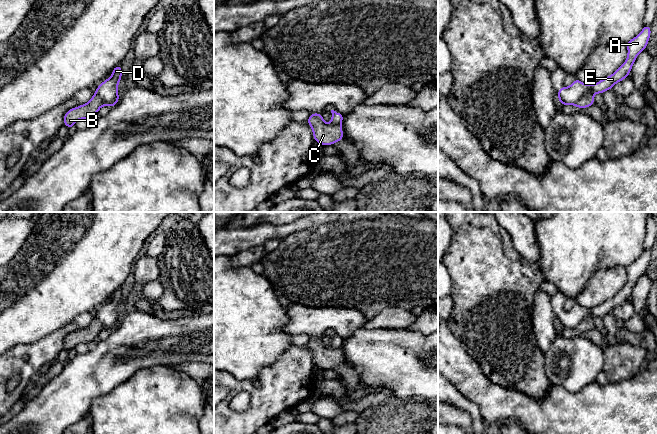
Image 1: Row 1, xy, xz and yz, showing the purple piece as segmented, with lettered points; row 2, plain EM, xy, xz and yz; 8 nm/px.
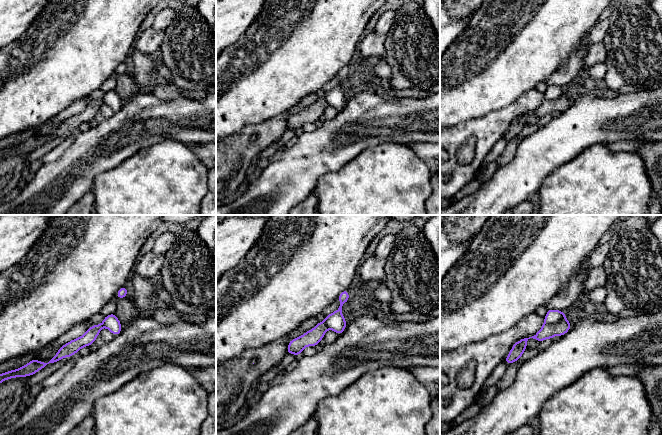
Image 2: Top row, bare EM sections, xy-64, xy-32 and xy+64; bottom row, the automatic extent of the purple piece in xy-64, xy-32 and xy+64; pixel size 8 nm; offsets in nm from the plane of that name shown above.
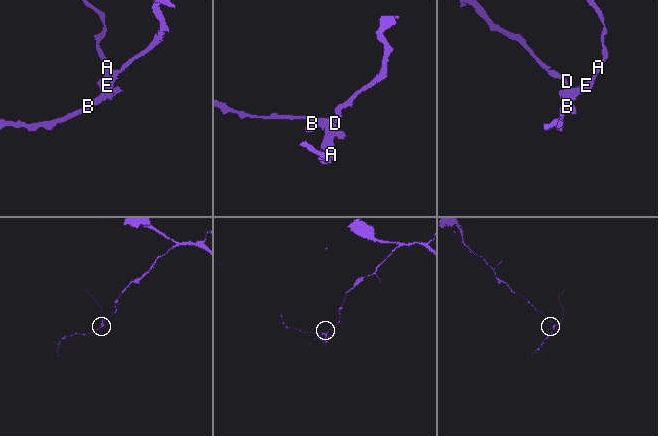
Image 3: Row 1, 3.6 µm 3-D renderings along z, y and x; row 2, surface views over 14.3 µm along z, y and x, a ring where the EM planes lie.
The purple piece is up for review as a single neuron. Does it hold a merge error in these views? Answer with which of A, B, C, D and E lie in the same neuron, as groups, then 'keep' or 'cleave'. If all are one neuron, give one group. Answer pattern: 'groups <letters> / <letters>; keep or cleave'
groups A D E / B C; cleave

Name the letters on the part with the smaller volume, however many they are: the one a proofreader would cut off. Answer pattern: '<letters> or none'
B, C

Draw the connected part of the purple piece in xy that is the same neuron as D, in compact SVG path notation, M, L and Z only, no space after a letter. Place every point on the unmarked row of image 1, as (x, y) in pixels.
M118 288L112 294L111 301L104 304L99 310L97 310L95 318L104 326L117 328L120 323L117 310L121 303L122 292L121 288Z

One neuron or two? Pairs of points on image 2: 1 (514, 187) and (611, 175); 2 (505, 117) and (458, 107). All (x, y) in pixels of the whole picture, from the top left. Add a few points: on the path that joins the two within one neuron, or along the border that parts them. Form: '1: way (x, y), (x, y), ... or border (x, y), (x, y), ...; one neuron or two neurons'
1: border (557, 167), (543, 179), (536, 192); two neurons
2: border (510, 104), (466, 121); two neurons

